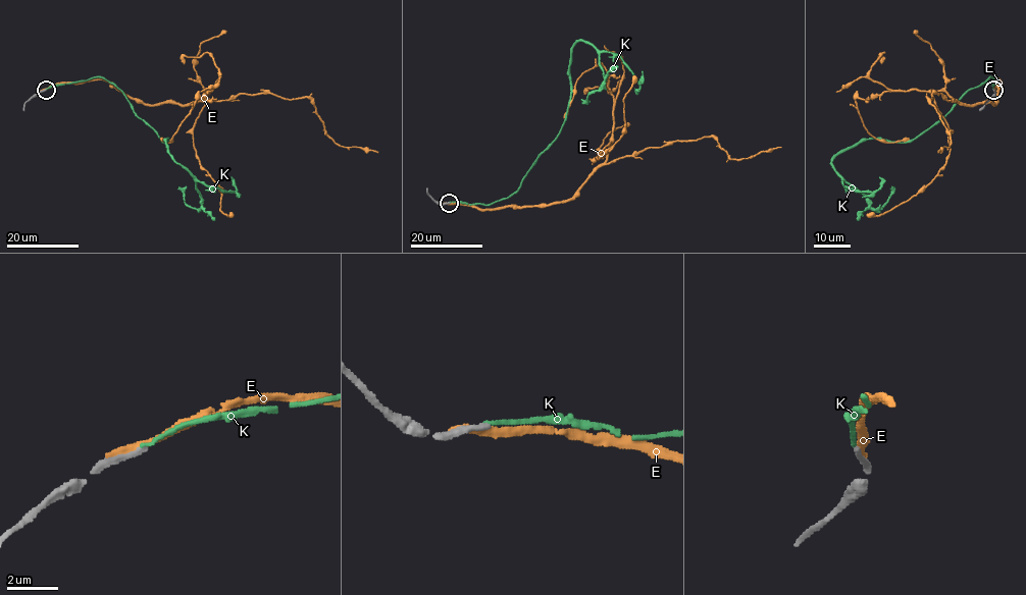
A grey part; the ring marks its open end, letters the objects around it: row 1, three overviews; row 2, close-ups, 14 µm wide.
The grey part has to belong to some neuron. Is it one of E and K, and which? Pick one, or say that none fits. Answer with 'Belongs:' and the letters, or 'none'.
Belongs: none

